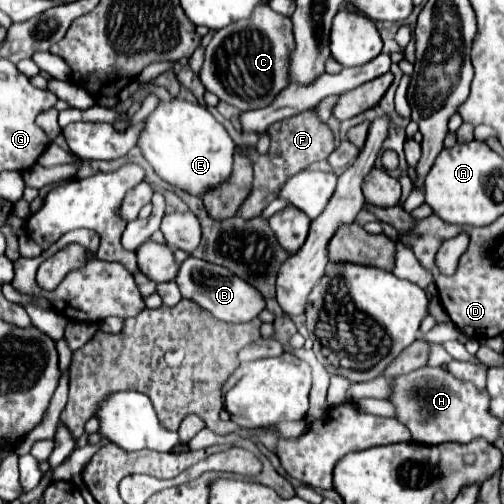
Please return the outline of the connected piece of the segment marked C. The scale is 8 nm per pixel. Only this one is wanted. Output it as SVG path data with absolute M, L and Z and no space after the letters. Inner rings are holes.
M259 4L251 20L239 20L213 34L205 48L205 62L199 72L199 80L209 92L217 94L219 100L239 110L265 108L281 88L287 86L287 56L293 46L291 20L287 16L279 16L269 6ZM237 56L243 58L243 64L237 62Z

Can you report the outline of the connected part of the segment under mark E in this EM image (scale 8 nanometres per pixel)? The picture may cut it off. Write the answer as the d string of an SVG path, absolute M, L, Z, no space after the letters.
M183 98L159 100L157 108L145 118L137 146L163 180L191 194L201 196L207 188L221 184L231 174L235 142L227 130L211 116L211 112L197 102Z

